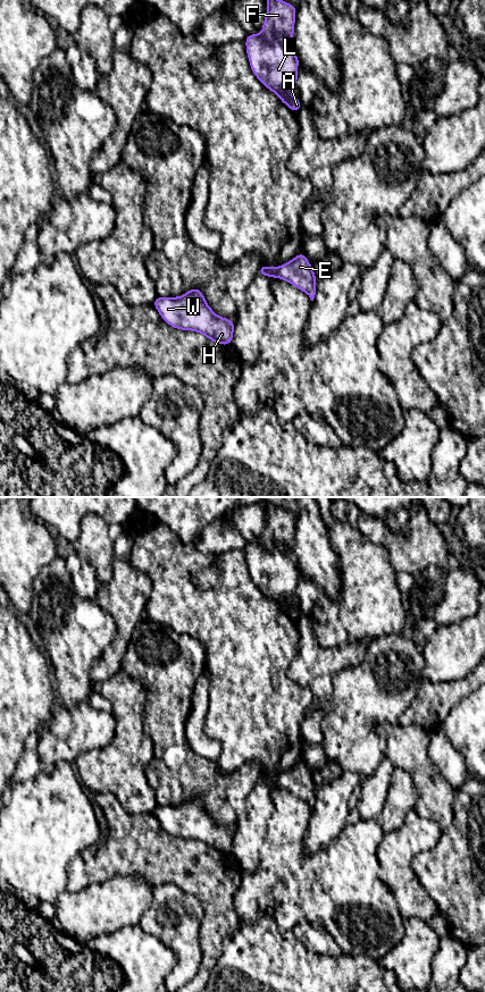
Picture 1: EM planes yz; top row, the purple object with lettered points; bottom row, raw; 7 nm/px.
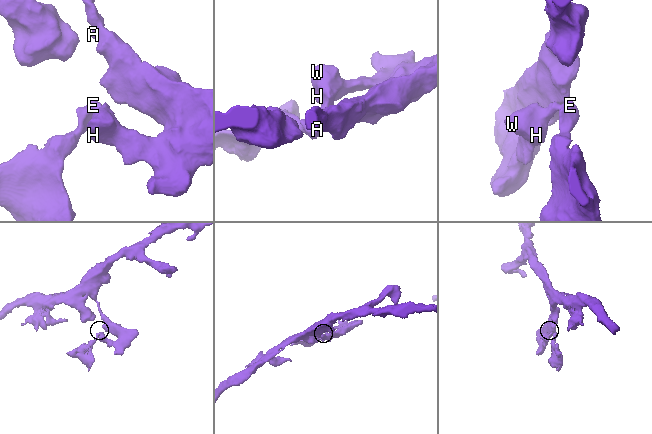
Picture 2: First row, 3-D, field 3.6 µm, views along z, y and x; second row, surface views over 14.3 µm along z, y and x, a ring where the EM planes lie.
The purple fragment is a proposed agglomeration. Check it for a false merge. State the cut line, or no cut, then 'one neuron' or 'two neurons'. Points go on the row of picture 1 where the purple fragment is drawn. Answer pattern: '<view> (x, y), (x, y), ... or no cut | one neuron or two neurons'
yz (277, 268), (275, 276) | two neurons

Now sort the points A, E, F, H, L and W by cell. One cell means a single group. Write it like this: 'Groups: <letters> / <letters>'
Groups: A F H L W / E

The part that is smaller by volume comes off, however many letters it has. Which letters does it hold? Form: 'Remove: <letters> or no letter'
Remove: E

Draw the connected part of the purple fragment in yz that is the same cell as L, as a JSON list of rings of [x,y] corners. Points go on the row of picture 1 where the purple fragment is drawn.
[[[267,0],[262,33],[248,34],[244,42],[251,72],[265,87],[298,114],[302,107],[300,98],[291,95],[298,84],[300,64],[292,44],[295,16],[296,6],[283,0]]]

